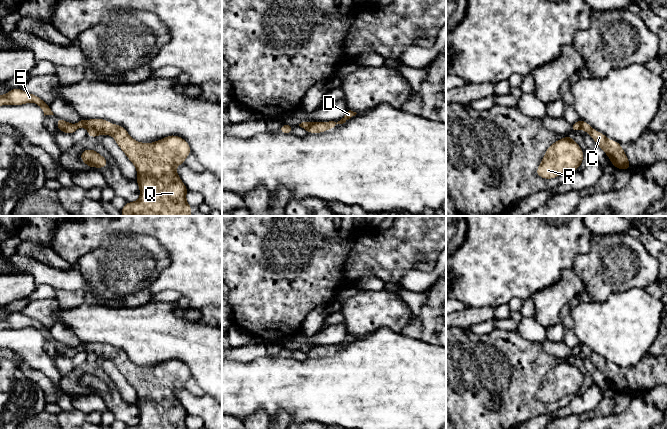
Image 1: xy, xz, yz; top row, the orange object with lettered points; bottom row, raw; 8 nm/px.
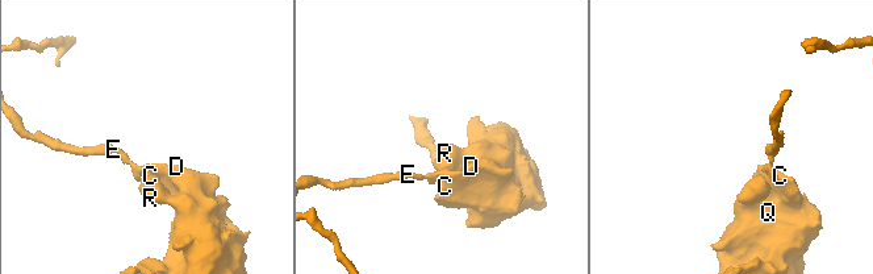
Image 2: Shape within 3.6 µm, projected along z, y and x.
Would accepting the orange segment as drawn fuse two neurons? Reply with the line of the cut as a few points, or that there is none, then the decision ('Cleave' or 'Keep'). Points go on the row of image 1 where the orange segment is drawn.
Split along xy (84, 120), (86, 127), (93, 128), (98, 133). Cleave

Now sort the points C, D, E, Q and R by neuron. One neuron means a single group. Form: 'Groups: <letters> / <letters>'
Groups: C D Q R / E

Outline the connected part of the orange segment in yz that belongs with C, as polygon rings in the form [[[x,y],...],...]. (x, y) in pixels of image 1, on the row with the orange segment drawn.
[[[581,120],[581,127],[587,134],[592,136],[593,140],[597,143],[597,145],[609,157],[611,164],[613,164],[615,168],[626,170],[631,169],[628,157],[626,156],[626,153],[622,149],[620,143],[613,140],[609,140],[603,133],[593,129],[584,120]]]

